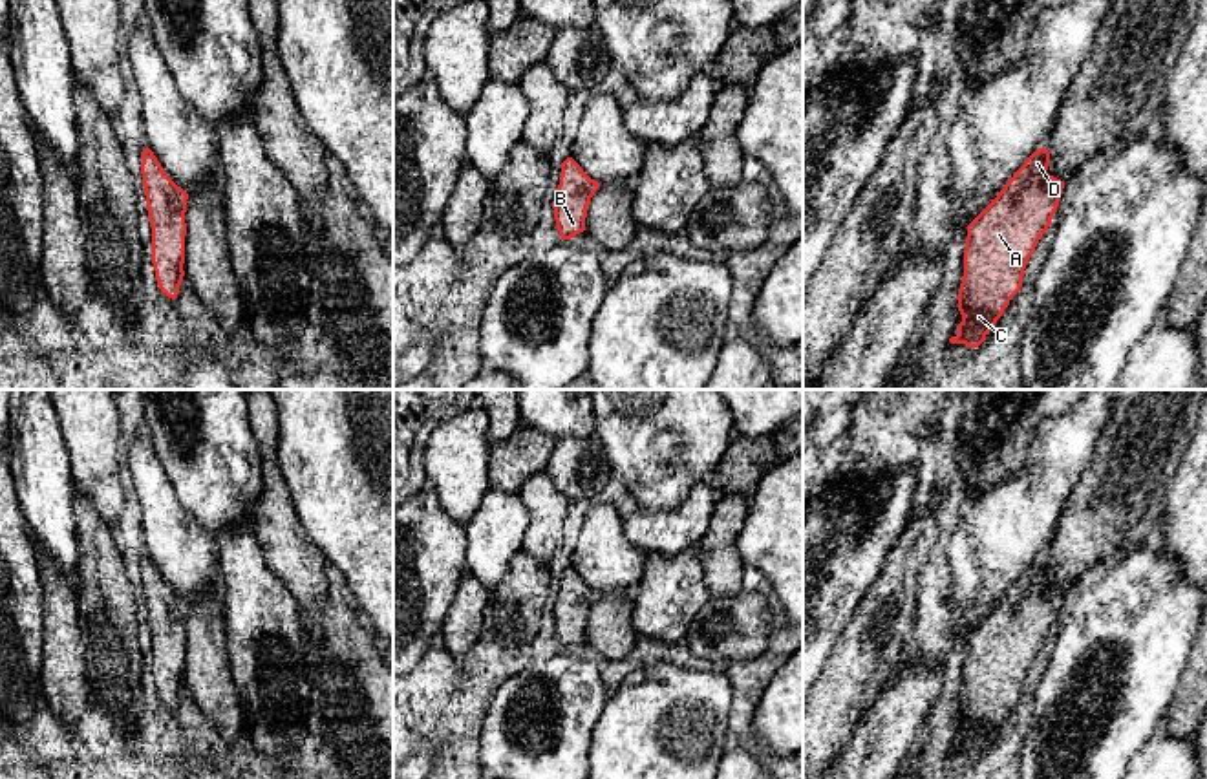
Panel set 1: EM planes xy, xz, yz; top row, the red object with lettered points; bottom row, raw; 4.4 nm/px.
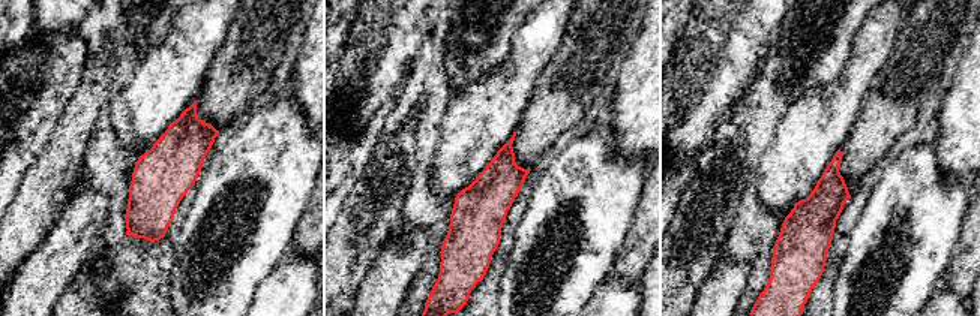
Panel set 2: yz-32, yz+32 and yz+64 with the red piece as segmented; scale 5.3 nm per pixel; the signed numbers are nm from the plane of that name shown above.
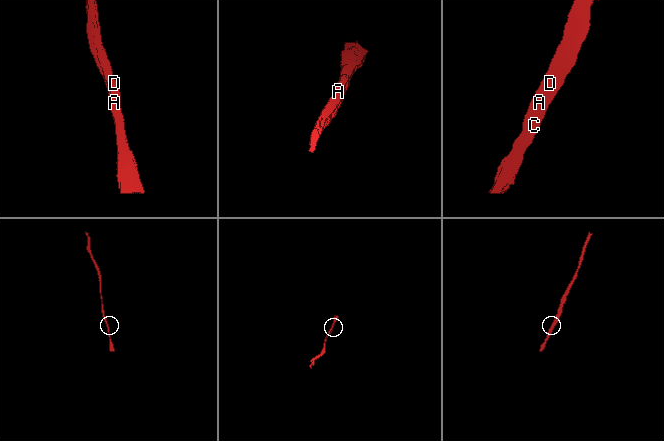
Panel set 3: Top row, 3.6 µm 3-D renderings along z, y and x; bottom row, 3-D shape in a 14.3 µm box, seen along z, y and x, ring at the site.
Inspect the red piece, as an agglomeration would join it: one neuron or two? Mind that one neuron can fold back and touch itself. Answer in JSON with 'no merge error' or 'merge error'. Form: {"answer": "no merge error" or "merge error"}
{"answer": "no merge error"}

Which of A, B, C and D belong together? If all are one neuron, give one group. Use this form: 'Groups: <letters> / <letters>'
Groups: A B C D

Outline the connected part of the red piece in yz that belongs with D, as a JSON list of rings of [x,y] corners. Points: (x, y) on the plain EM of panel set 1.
[[[1033,561],[995,609],[967,635],[964,686],[958,699],[962,731],[951,753],[978,757],[1009,710],[1052,635],[1064,591],[1050,585],[1050,561]]]

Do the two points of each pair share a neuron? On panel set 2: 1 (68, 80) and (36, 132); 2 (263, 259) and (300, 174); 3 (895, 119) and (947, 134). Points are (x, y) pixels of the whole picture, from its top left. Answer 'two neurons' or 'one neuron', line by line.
1: one neuron
2: one neuron
3: two neurons

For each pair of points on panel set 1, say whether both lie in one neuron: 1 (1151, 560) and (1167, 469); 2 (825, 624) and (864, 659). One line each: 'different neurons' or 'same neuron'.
1: different neurons
2: different neurons

